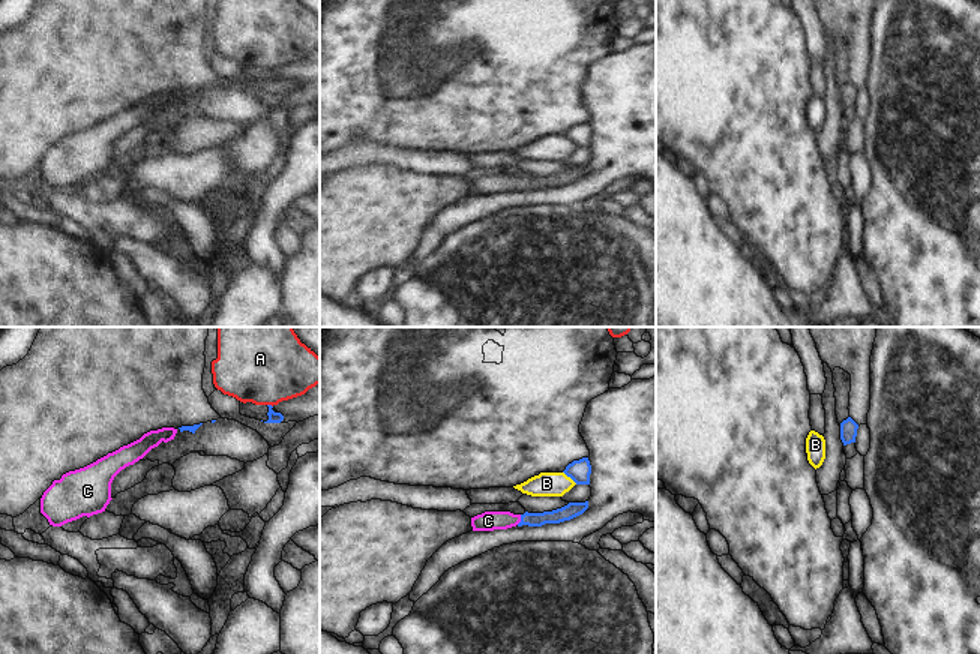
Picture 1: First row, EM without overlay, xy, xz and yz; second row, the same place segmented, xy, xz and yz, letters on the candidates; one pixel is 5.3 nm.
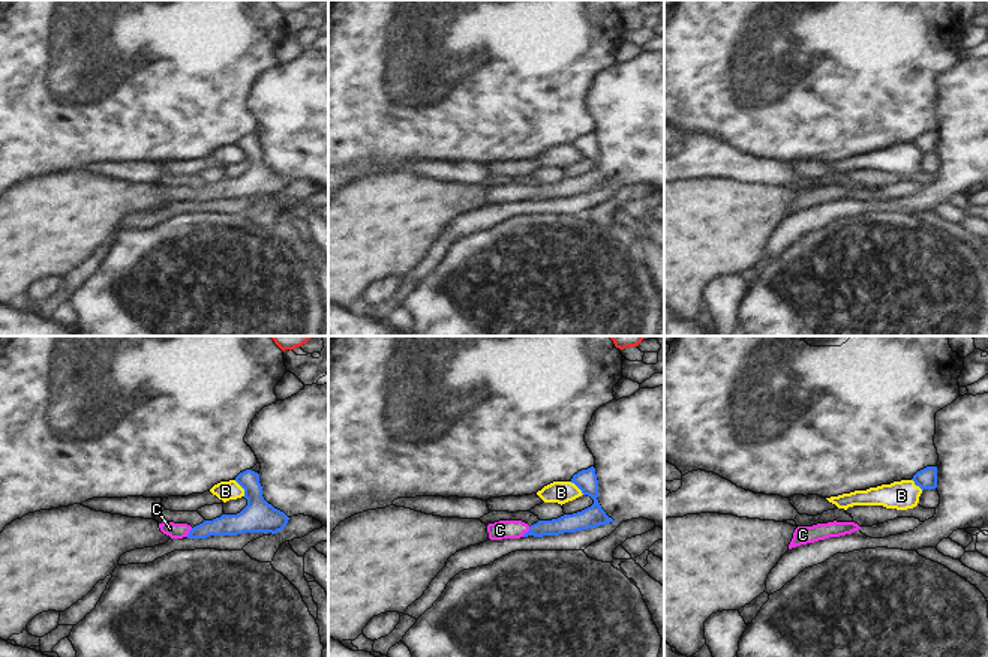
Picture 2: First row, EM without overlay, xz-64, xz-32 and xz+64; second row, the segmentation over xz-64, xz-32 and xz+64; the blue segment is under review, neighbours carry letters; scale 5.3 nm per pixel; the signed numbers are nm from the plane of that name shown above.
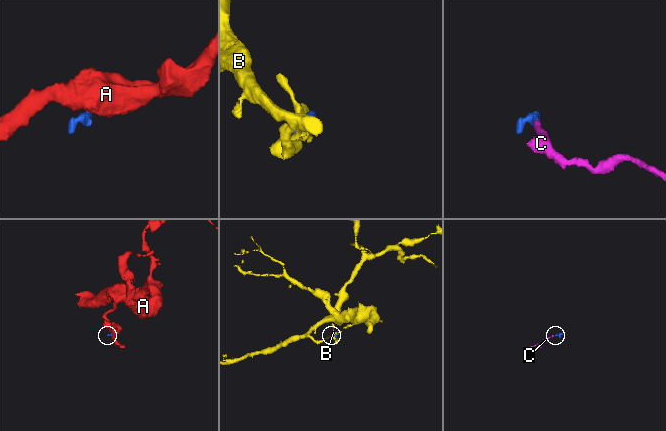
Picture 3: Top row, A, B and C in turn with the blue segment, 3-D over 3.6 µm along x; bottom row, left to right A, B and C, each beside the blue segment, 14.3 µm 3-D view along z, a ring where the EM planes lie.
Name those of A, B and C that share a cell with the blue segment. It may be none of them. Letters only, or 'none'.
C

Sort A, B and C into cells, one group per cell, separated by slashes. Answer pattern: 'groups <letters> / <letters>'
groups A / B / C

